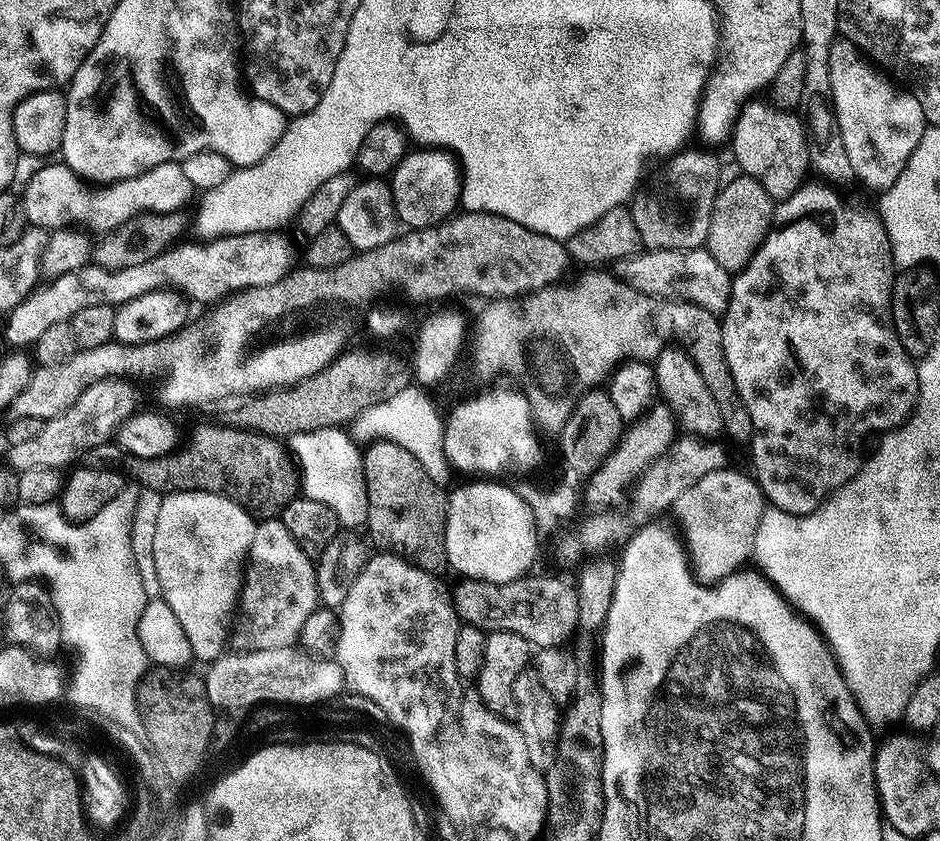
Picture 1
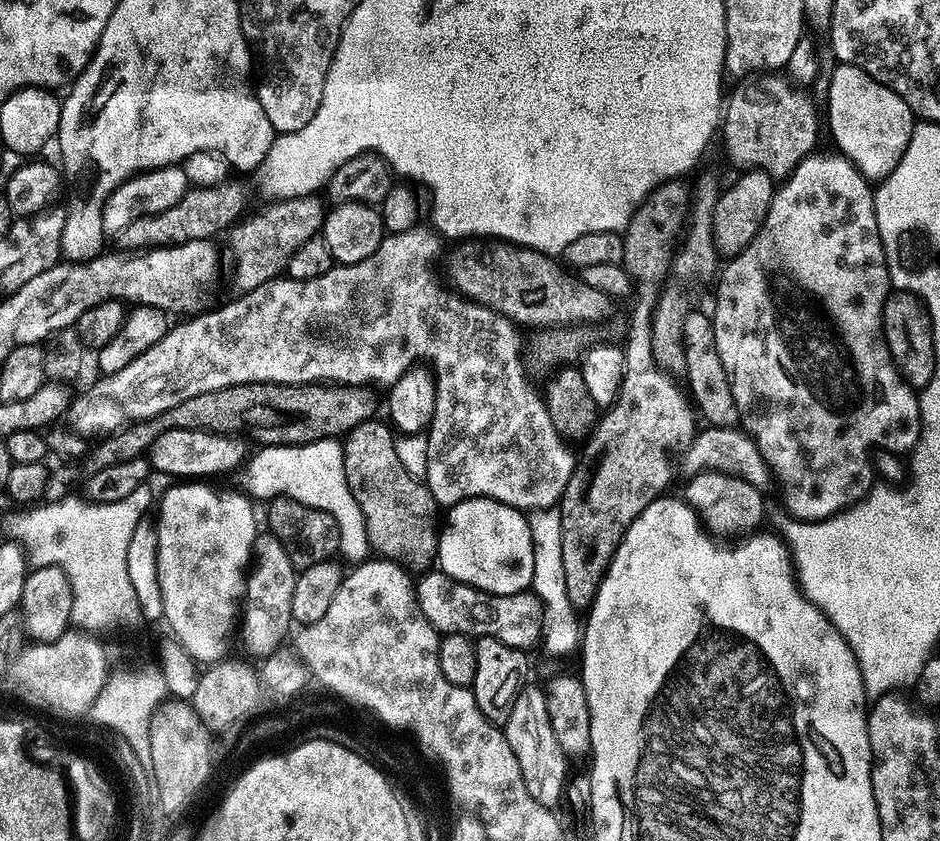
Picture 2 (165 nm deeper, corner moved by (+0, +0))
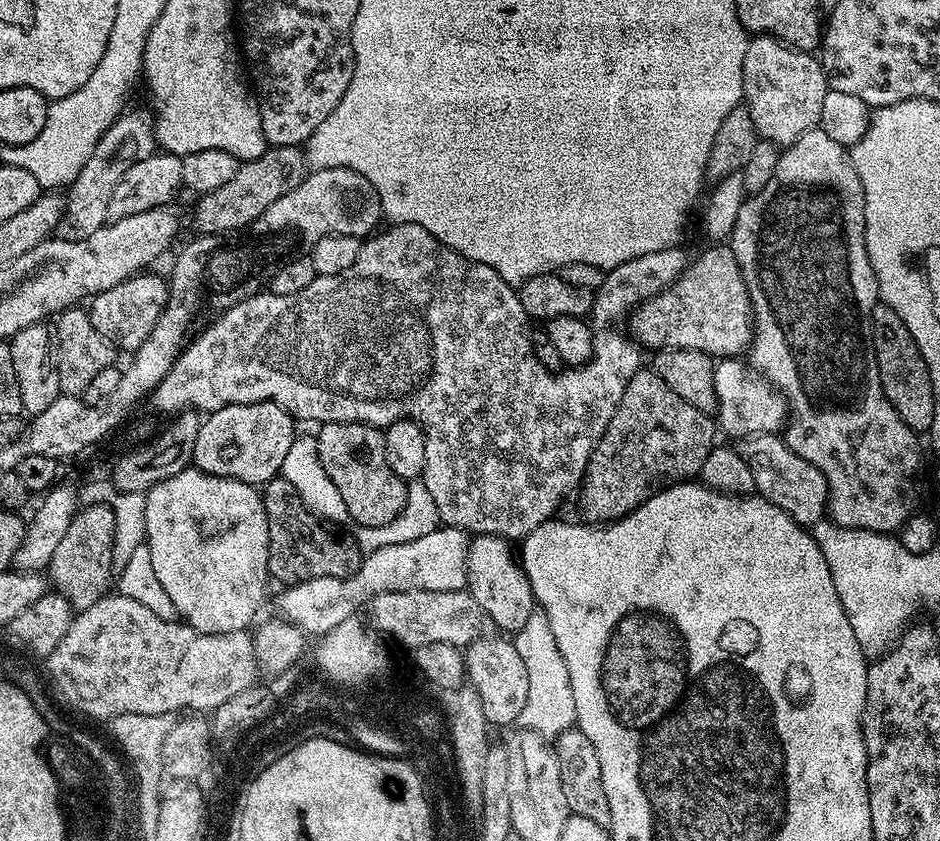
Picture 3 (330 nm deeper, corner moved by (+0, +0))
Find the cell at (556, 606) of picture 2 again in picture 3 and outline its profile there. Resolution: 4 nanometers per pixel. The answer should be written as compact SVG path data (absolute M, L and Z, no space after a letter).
M534 610L526 626L515 633L514 643L526 666L527 675L526 706L520 715L519 727L524 730L535 730L545 738L562 735L567 728L576 724L576 707L574 690L570 686L570 670L562 658L558 642L554 640L554 630L550 630L548 615Z

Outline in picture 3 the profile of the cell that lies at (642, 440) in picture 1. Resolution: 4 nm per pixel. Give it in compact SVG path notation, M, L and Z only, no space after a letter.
M659 371L636 372L634 378L630 378L630 386L626 386L626 394L622 394L622 402L618 402L618 410L614 410L614 418L610 418L610 426L606 426L606 434L602 434L598 446L594 446L594 454L590 454L588 465L584 467L584 478L578 489L580 512L584 515L581 517L593 526L611 524L642 506L642 502L663 488L699 477L706 458L717 447L716 432L717 421L709 413L678 398L678 394L666 386Z

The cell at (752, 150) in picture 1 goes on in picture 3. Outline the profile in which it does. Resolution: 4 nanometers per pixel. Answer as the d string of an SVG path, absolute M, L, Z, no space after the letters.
M756 34L749 39L742 82L757 137L777 146L790 145L819 125L822 101L830 91L824 66L813 53L799 52L771 34Z

